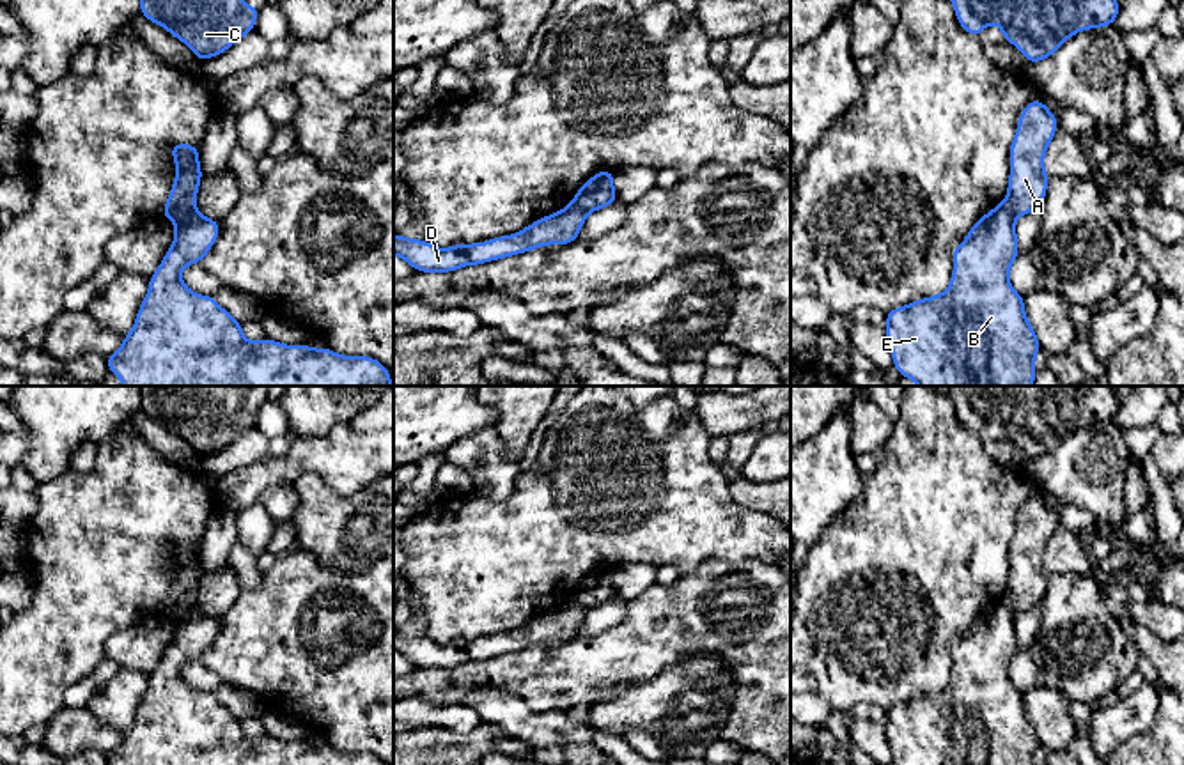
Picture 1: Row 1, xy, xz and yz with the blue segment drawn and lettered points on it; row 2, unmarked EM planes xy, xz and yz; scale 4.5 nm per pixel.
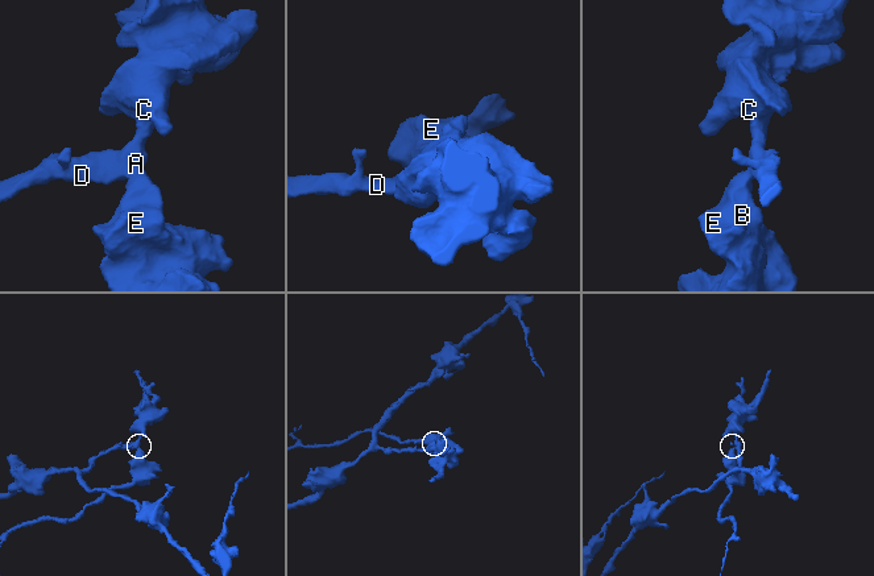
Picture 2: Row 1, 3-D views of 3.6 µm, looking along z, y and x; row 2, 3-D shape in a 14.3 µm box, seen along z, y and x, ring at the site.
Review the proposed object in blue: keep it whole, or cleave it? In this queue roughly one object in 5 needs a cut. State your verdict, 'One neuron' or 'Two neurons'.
Two neurons

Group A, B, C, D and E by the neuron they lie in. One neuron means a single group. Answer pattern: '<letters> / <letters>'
A C D / B E

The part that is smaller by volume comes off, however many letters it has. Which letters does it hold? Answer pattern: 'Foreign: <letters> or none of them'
Foreign: B, E

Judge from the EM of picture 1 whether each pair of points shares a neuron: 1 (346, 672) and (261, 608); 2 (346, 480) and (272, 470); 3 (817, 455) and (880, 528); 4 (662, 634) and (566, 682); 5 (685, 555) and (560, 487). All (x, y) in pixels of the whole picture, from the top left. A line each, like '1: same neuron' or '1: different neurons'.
1: same neuron
2: same neuron
3: different neurons
4: same neuron
5: same neuron

